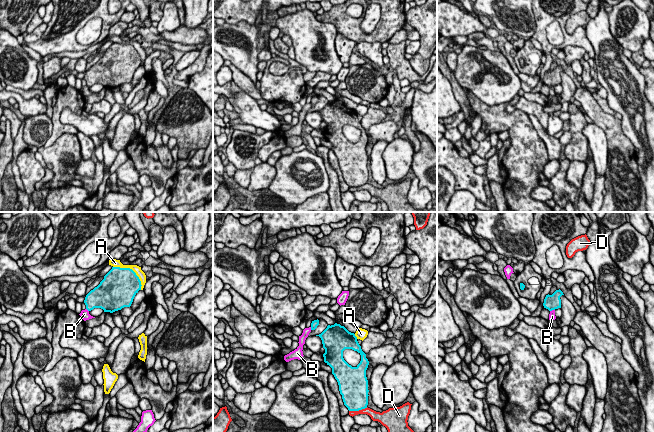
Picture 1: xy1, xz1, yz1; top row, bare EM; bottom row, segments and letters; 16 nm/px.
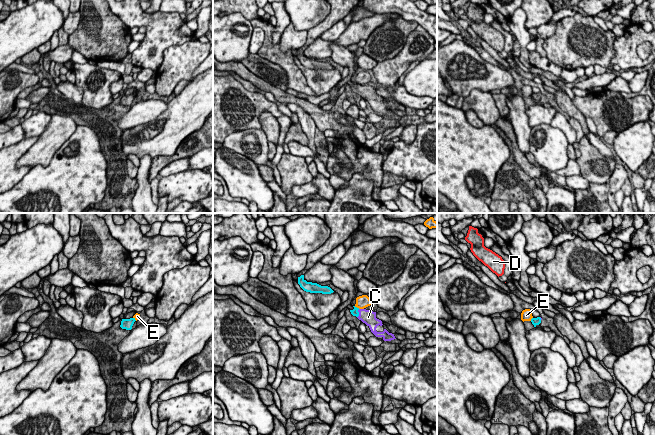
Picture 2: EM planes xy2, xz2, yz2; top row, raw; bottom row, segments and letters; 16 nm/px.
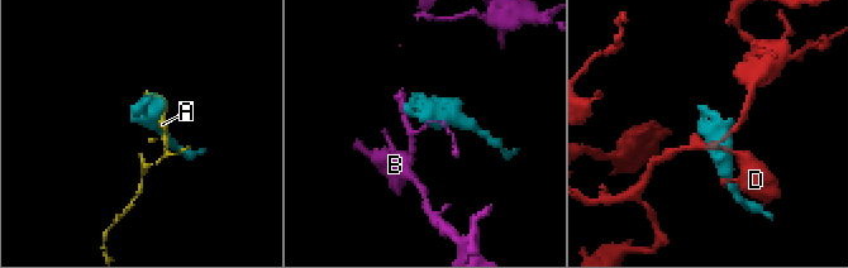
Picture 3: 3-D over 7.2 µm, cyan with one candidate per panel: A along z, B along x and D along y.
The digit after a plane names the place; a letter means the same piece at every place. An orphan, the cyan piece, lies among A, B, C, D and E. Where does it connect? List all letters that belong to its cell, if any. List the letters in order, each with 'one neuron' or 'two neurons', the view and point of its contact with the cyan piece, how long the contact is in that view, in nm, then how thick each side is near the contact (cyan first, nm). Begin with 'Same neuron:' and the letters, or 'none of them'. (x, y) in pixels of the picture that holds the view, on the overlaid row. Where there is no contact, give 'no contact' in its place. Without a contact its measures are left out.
Same neuron: C
A: two neurons; meets cyan in xy1 at (132, 270); contact 600 nm long; 480 nm thick on the cyan side, 120 nm on the other
B: two neurons; meets cyan in xy1 at (87, 309); contact 70 nm long; 320 nm thick on the cyan side, 140 nm on the other
C: one neuron; meets cyan in xz2 at (358, 313); contact 150 nm long; 120 nm thick on the cyan side, 240 nm on the other
D: two neurons; meets cyan in xz1 at (358, 410); contact 320 nm long; 420 nm thick on the cyan side, 130 nm on the other
E: two neurons; meets cyan in xz2 at (356, 307); contact 100 nm long; 120 nm thick on the cyan side, 200 nm on the other

